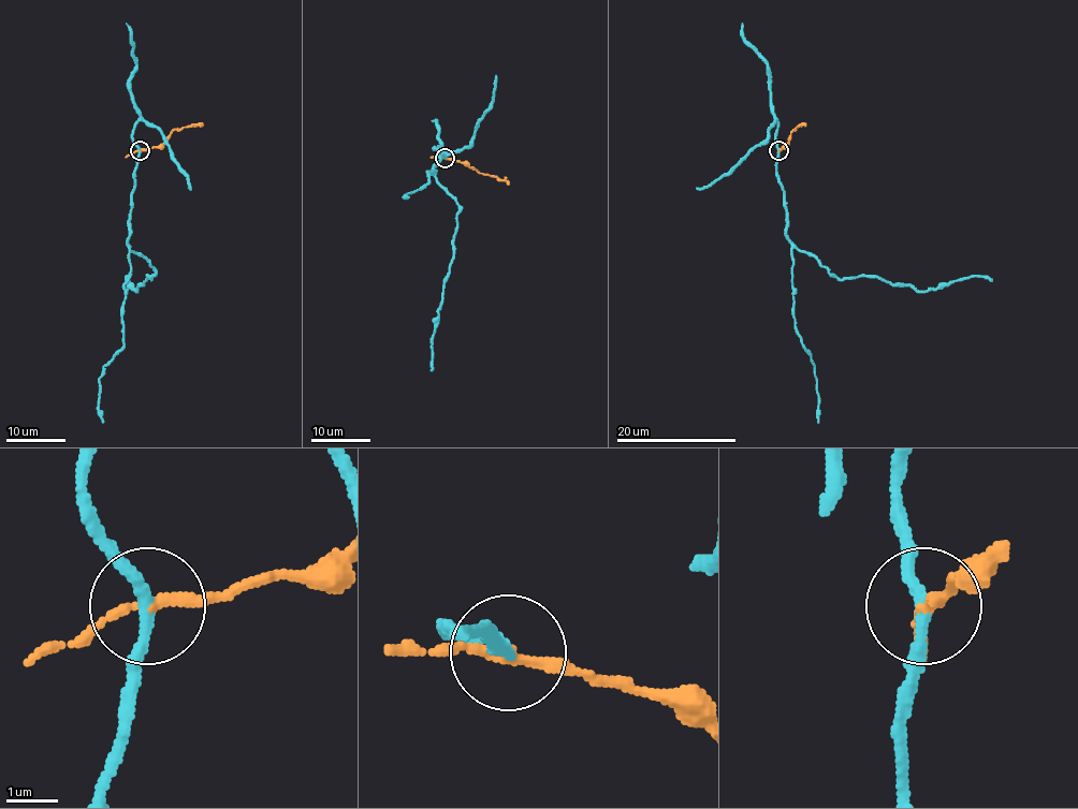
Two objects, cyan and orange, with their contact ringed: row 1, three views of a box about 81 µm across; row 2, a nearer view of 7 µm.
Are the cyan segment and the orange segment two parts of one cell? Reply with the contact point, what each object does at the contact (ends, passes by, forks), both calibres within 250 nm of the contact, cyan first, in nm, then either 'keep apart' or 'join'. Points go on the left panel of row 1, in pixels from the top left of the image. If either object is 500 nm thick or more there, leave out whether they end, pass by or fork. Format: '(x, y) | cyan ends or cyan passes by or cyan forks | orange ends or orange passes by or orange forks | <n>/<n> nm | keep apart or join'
(140, 150) | cyan passes by | orange passes by | 240/190 nm | keep apart

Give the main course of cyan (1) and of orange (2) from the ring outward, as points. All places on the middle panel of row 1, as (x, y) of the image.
1: (445, 158), (441, 155), (434, 165), (434, 176), (461, 208), (453, 258), (433, 334), (433, 370)
2: (445, 158), (465, 162), (479, 173), (495, 176), (509, 185)

